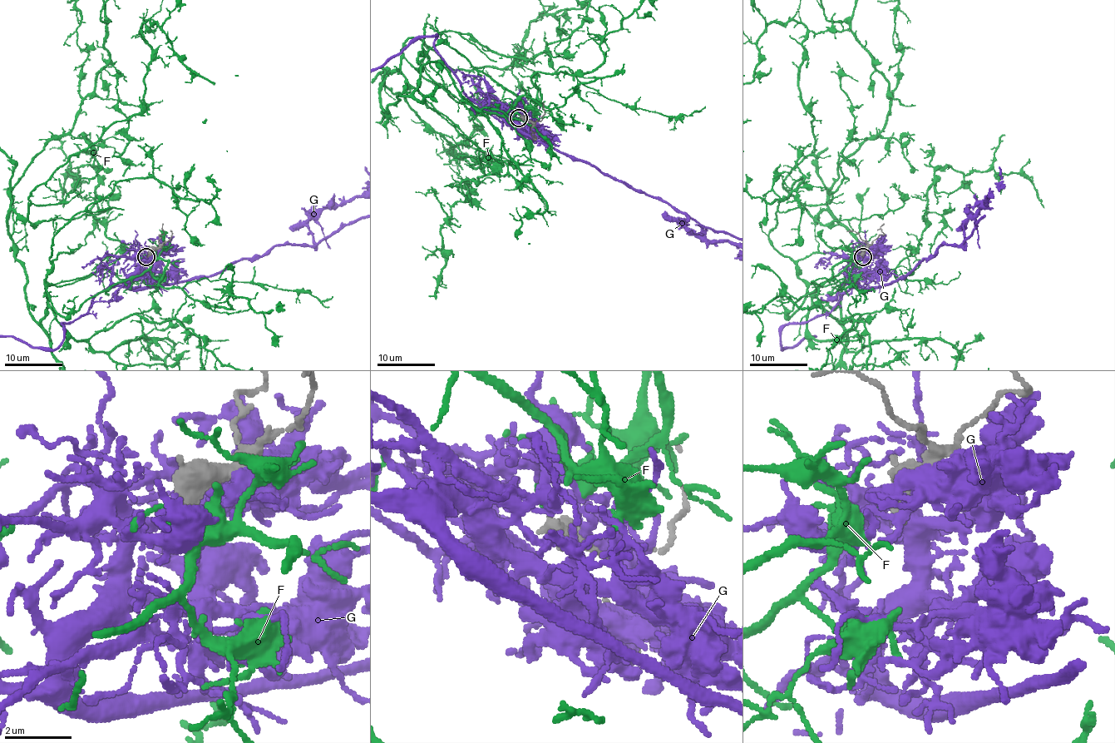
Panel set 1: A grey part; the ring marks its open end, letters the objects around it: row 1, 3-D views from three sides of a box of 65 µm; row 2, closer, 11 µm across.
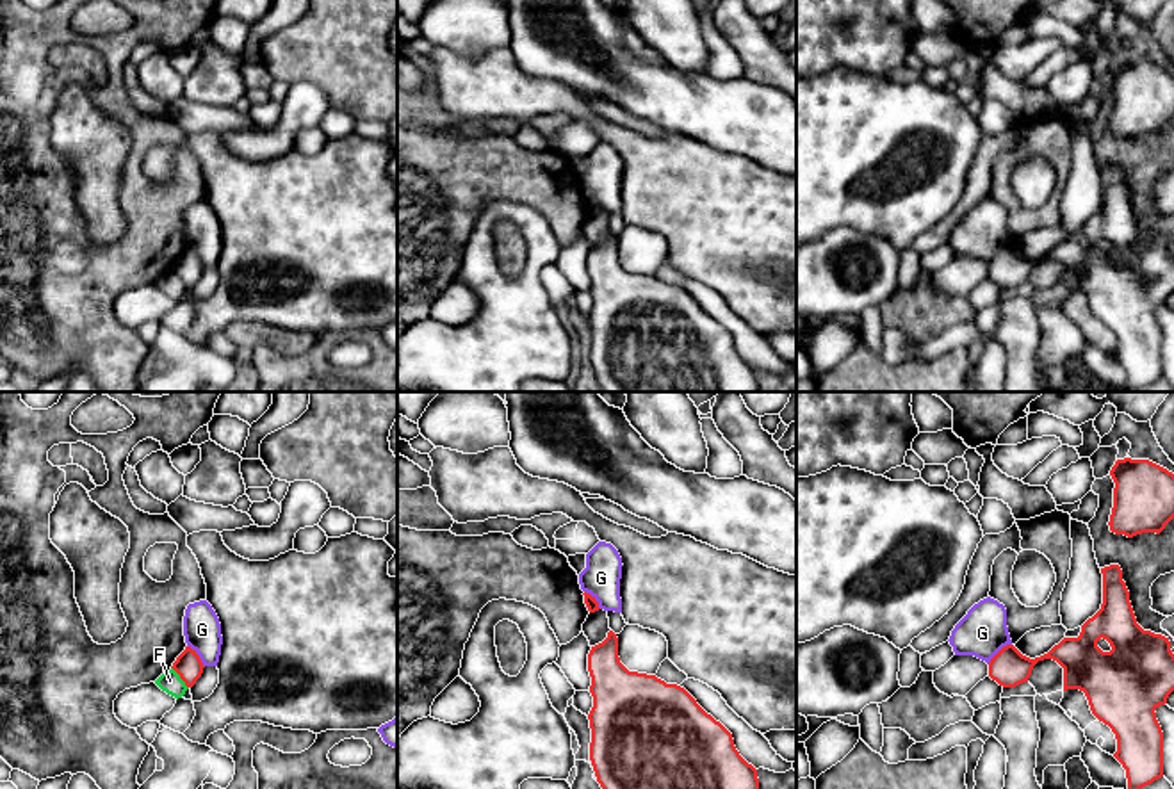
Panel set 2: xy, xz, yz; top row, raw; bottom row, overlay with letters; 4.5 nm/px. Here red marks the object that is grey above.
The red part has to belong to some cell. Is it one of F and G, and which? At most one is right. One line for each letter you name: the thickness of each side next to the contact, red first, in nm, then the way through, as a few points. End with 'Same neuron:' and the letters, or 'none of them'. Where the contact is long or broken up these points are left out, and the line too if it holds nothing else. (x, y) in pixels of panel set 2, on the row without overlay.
Same neuron: none of them

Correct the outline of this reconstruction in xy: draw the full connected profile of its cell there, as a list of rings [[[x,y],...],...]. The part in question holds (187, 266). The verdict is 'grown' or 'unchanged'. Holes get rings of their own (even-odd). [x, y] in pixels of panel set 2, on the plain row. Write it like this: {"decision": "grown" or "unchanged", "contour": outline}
{"decision": "unchanged", "contour": [[[185,248],[171,269],[180,276],[187,289],[192,289],[201,278],[205,267],[196,251]]]}

